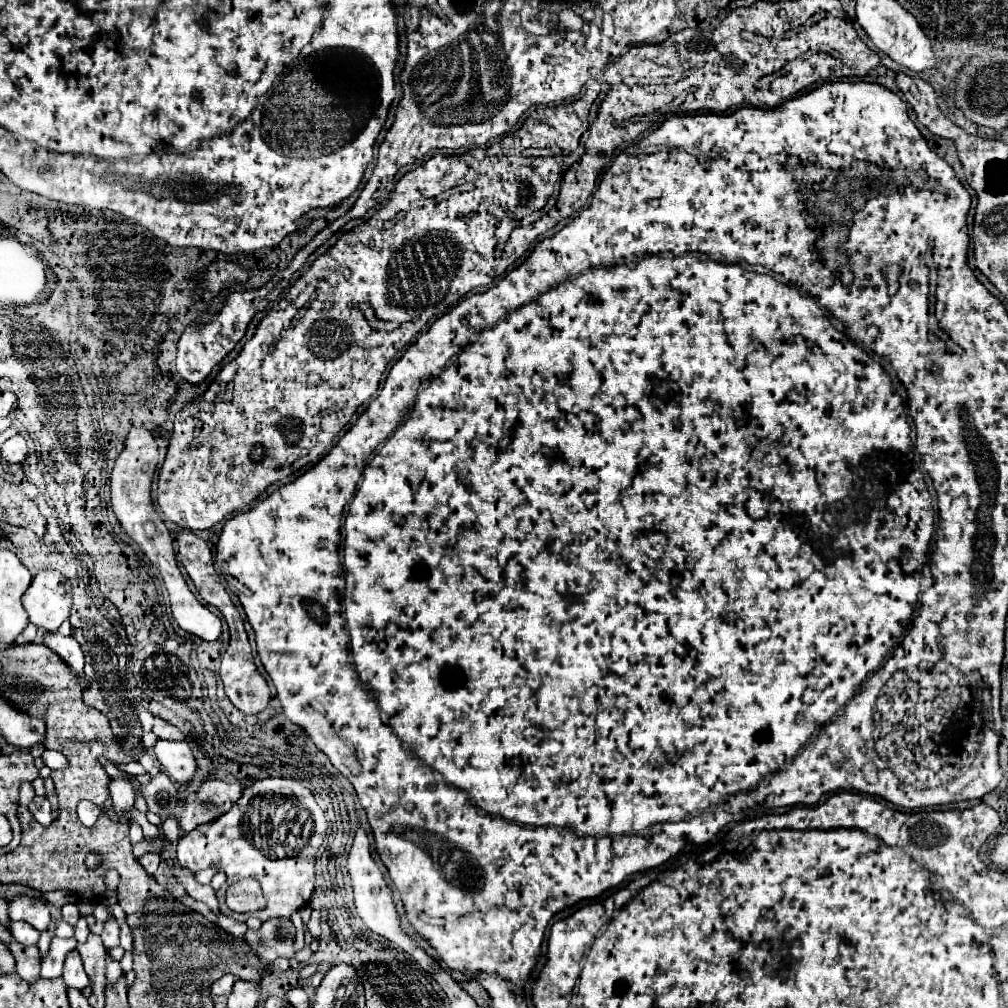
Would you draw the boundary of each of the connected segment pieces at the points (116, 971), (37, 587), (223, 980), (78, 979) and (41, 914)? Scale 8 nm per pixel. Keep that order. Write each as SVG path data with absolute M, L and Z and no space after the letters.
M107 958L107 986L111 986L111 984L115 984L115 978L119 978L119 976L123 976L123 970L121 970L121 966L119 966L119 962L115 962L115 960L111 960L111 958Z
M41 570L23 594L29 620L43 632L57 632L63 620L69 618L71 604L73 584L57 570Z
M225 974L219 980L215 980L215 984L211 984L211 992L213 994L229 994L231 988L233 988L233 984L235 984L235 980L237 978L233 974Z
M71 950L67 956L65 956L65 970L63 970L63 980L67 984L67 988L87 988L89 986L89 978L83 970L83 964L81 964L81 956L77 950Z
M17 896L9 902L9 918L11 920L23 920L43 932L51 924L51 914L45 902L41 902L35 896Z

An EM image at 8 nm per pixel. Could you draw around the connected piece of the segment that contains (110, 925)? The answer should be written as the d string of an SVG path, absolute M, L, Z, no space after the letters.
M115 920L105 922L105 930L103 930L101 938L103 938L103 944L107 950L119 946L119 924Z

